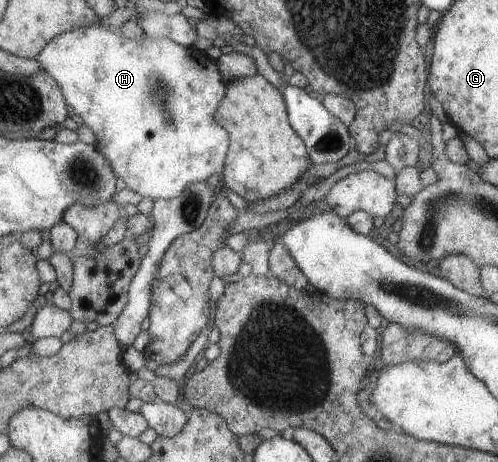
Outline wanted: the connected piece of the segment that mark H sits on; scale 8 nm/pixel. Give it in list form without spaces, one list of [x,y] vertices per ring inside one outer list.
[[[98,23],[93,26],[70,30],[50,39],[50,42],[34,60],[40,64],[44,72],[57,80],[66,98],[66,103],[69,103],[72,114],[78,115],[82,119],[82,123],[92,130],[95,137],[93,145],[98,147],[98,151],[109,160],[114,173],[122,179],[125,187],[138,193],[140,197],[147,197],[151,200],[169,200],[180,194],[190,182],[206,181],[206,178],[214,173],[220,177],[225,163],[225,155],[228,153],[229,132],[216,122],[215,112],[225,97],[226,87],[221,80],[221,74],[215,60],[208,58],[204,52],[198,51],[193,45],[186,47],[166,38],[151,40],[142,37],[133,40],[124,37],[118,29],[111,29],[106,23],[102,25]]]

